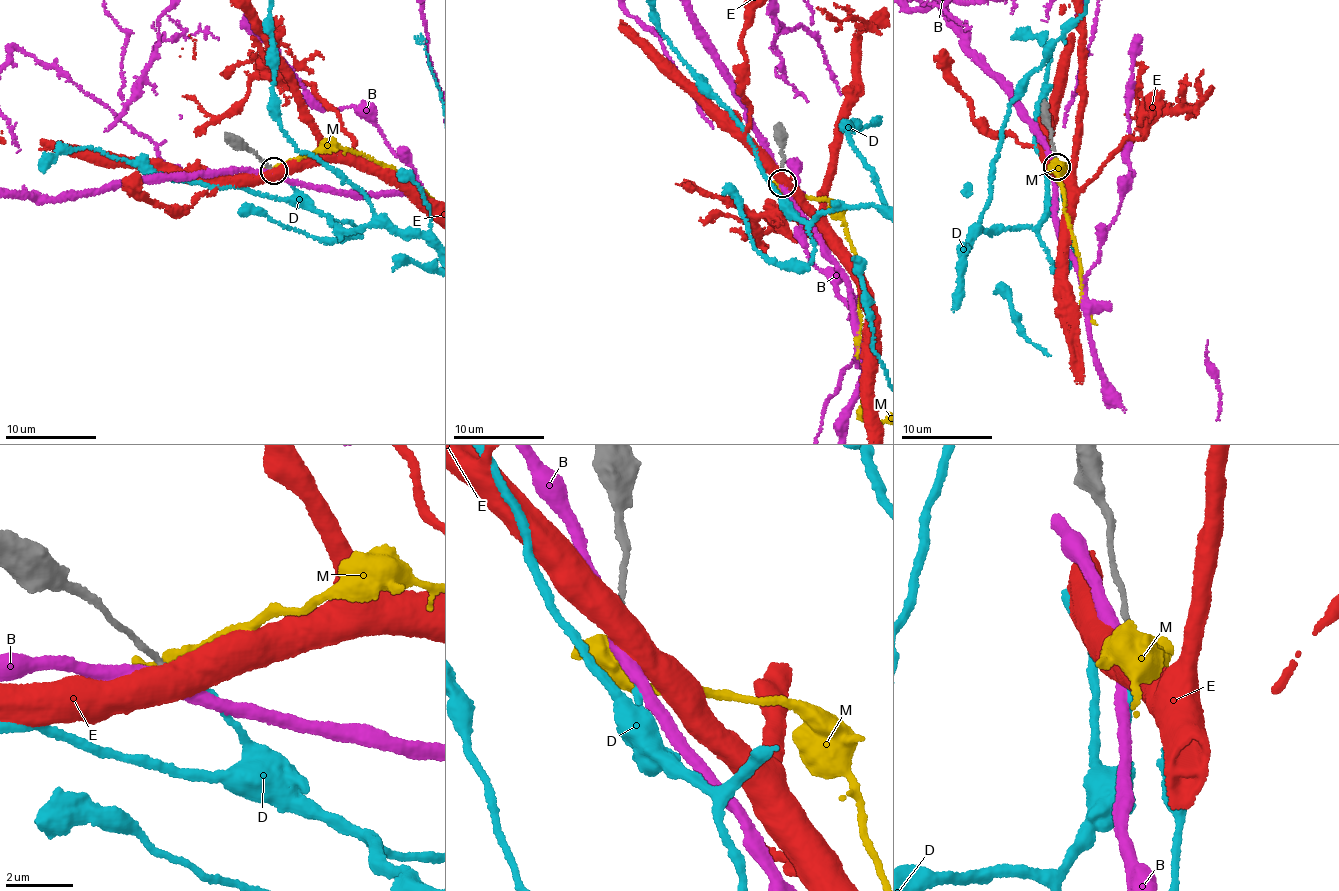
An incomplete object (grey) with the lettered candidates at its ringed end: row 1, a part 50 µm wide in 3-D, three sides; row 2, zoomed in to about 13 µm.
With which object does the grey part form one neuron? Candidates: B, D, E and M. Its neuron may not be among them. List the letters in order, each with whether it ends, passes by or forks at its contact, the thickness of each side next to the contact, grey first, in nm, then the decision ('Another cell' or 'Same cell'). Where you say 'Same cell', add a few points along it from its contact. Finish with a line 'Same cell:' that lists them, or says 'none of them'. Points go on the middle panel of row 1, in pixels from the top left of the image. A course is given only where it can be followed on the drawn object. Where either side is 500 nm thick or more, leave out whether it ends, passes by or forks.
B: It passes by. Thickness 180 nm (grey) against 320 nm. Another cell
D: It ends there. Thickness 180 nm (grey) against 180 nm. Same cell
E: Thickness 180 nm (grey) against 550 nm. Another cell
M: Thickness 180 nm (grey) against 550 nm. Another cell
Same cell: D

